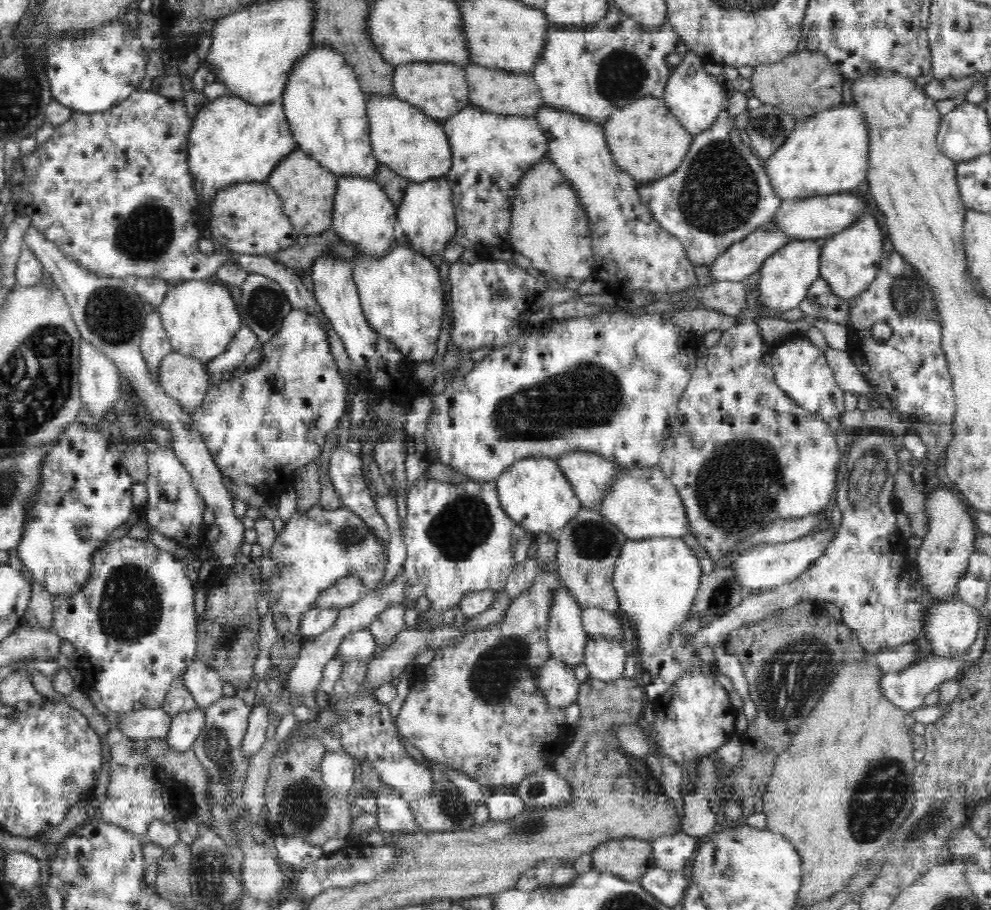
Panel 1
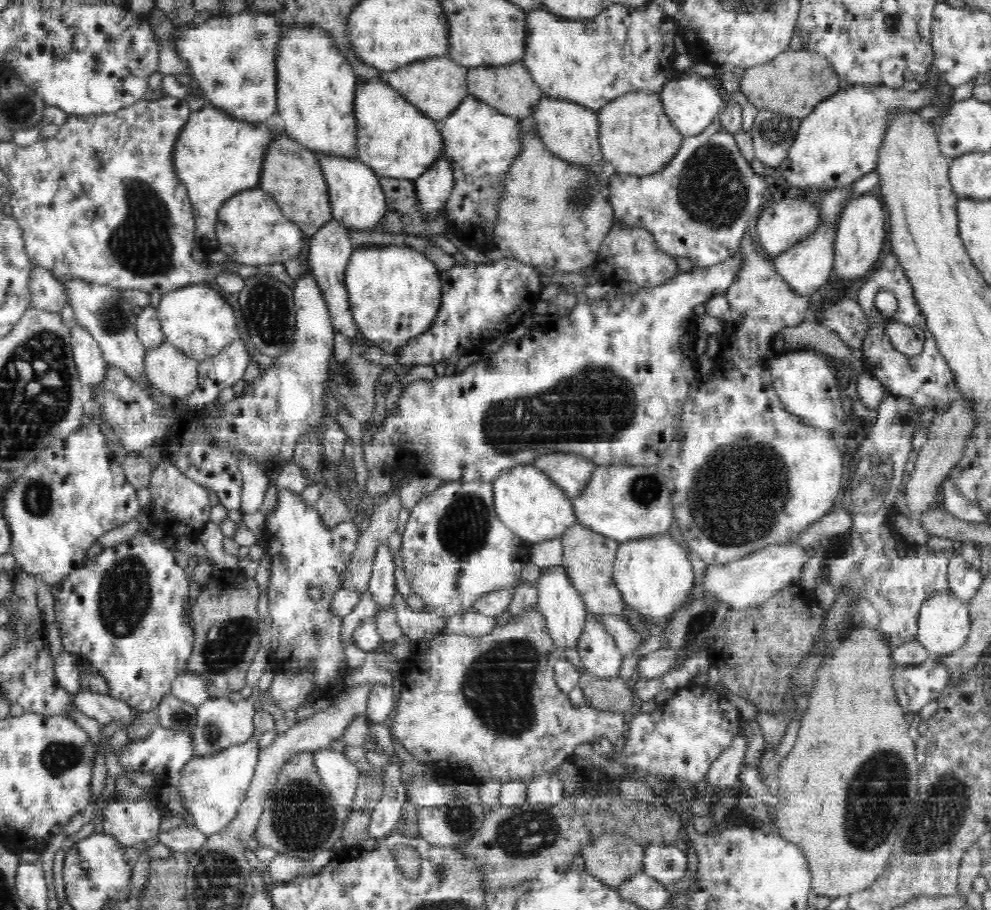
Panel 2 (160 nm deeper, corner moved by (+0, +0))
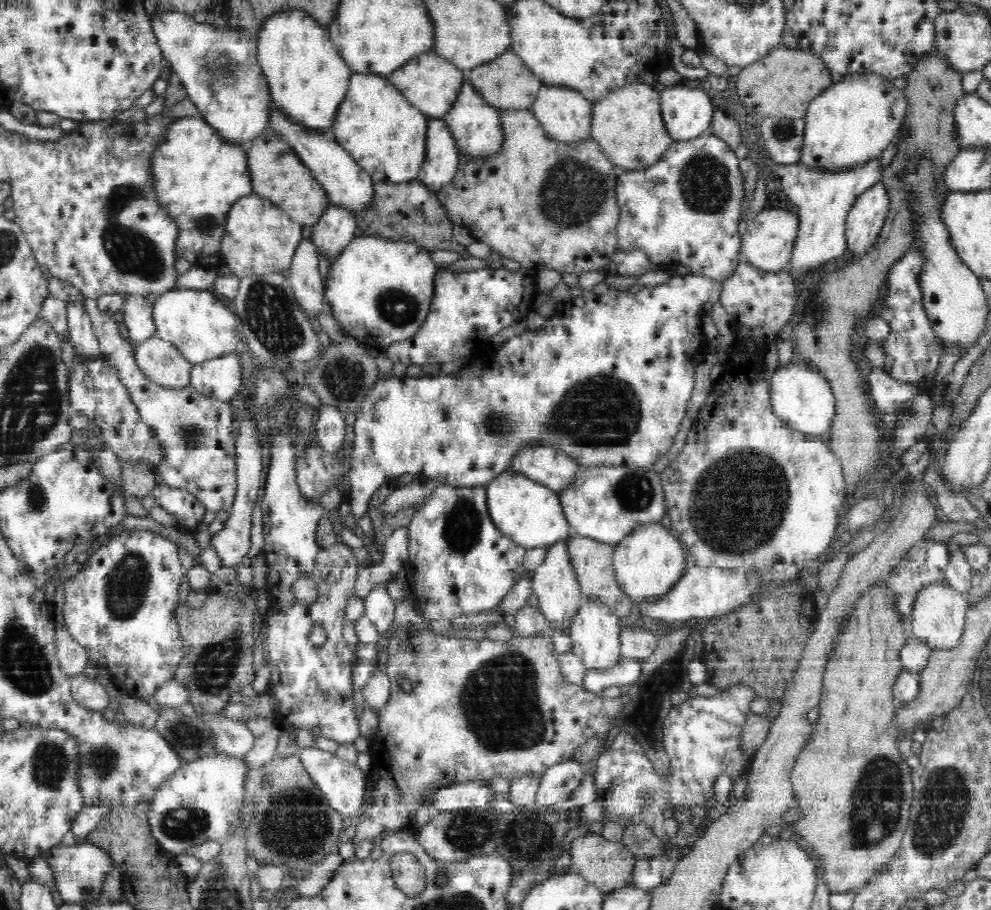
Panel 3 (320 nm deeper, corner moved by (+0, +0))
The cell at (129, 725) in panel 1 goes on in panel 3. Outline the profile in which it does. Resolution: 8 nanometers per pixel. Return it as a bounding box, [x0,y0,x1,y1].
[71,673,109,712]

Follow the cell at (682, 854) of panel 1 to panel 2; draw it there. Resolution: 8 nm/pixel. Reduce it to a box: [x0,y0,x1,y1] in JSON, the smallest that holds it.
[644,844,687,885]

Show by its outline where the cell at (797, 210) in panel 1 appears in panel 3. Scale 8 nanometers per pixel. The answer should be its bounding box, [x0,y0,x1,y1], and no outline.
[739,207,799,272]

